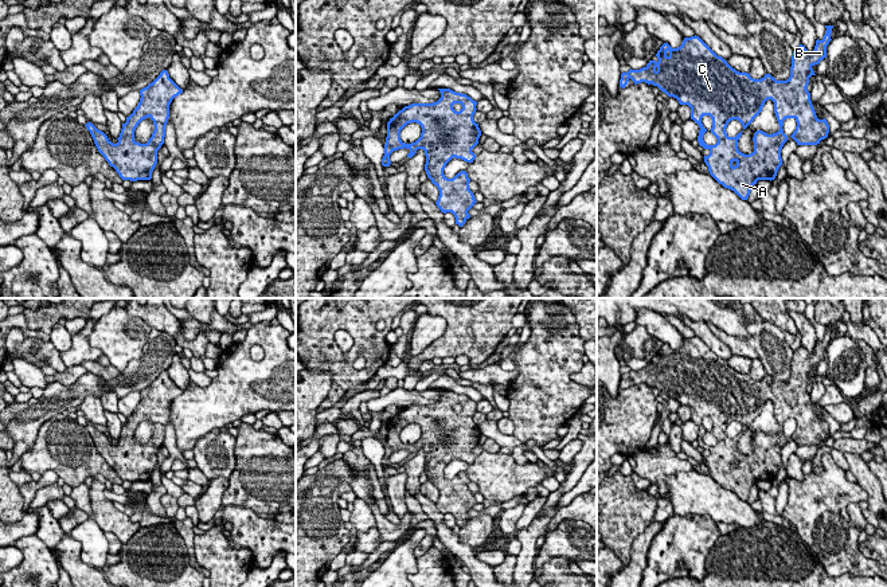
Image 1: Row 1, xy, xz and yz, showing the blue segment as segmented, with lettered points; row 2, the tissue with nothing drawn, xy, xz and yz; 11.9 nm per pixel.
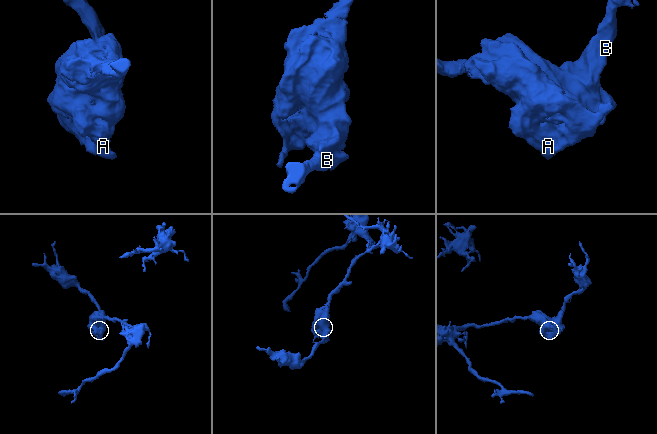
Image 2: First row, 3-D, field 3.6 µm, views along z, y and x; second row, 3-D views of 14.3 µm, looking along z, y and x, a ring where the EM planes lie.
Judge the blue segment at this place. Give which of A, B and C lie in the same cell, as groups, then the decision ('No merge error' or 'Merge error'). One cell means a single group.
Groups: A C / B. Merge error

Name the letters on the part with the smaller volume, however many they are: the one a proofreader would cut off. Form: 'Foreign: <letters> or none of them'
Foreign: B

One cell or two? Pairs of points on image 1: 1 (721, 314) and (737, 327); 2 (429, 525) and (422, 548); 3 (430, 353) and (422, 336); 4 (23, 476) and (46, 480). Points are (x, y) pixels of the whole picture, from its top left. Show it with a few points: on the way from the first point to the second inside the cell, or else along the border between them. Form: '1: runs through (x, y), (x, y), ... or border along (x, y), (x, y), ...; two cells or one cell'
1: runs through (725, 316), (733, 324); one cell
2: runs through (429, 531), (429, 540), (426, 543); one cell
3: border along (445, 320), (445, 331), (411, 357); two cells
4: border along (31, 481), (20, 485); two cells

